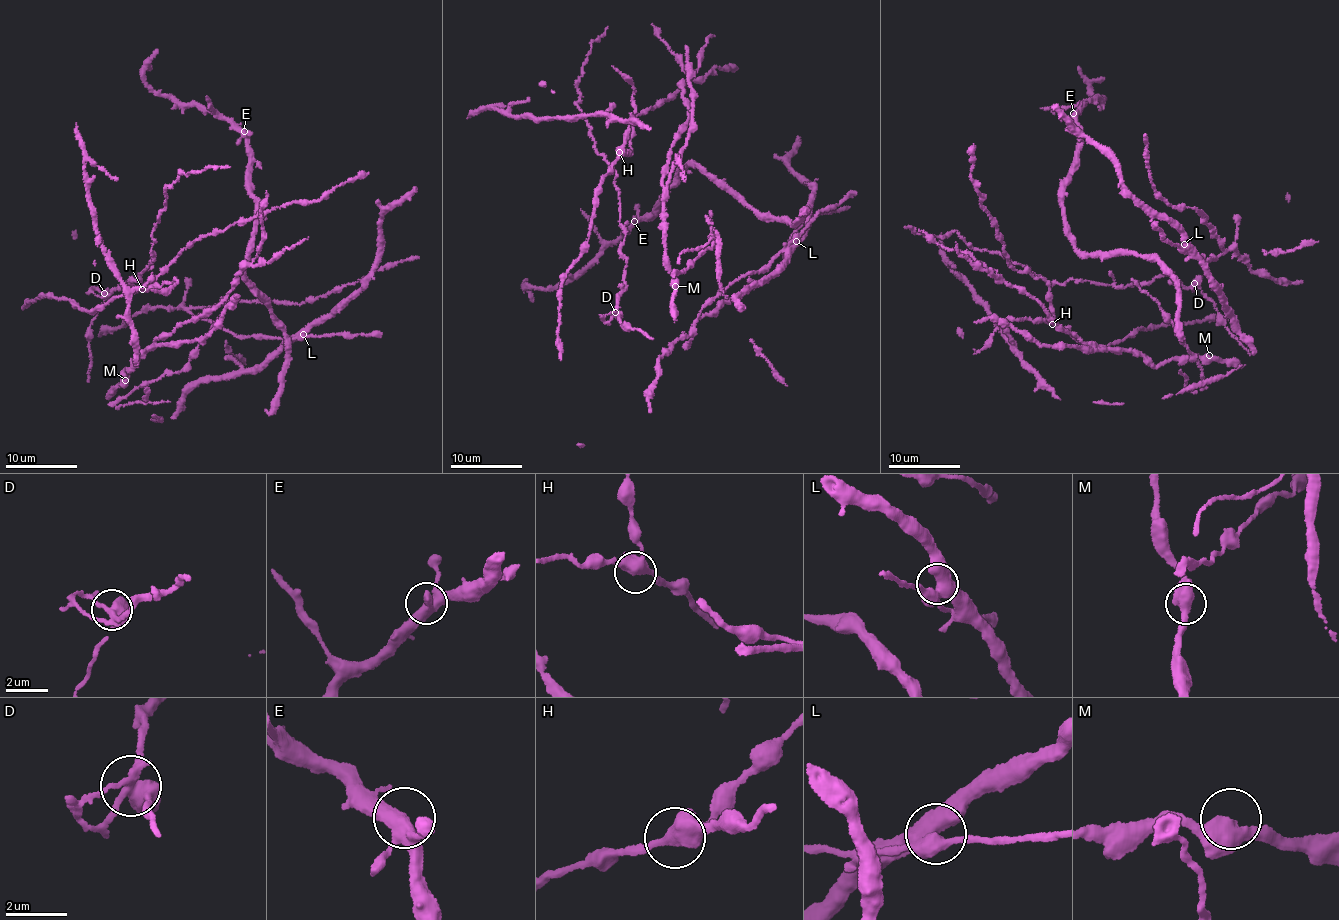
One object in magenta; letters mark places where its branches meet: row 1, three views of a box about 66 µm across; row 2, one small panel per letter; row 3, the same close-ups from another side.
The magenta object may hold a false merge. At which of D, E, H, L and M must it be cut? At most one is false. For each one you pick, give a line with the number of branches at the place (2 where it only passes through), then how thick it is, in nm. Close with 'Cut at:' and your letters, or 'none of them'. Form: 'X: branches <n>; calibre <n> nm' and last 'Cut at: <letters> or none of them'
D: branches 4; calibre 420 nm
Cut at: D

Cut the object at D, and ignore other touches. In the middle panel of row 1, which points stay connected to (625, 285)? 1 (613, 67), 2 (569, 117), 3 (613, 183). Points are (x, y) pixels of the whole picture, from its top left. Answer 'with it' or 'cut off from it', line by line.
1: cut off from it
2: cut off from it
3: with it

